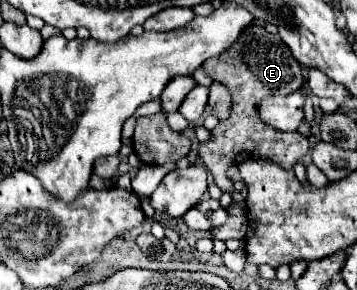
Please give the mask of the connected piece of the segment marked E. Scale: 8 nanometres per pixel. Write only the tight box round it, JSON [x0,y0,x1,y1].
[199,25,309,203]

